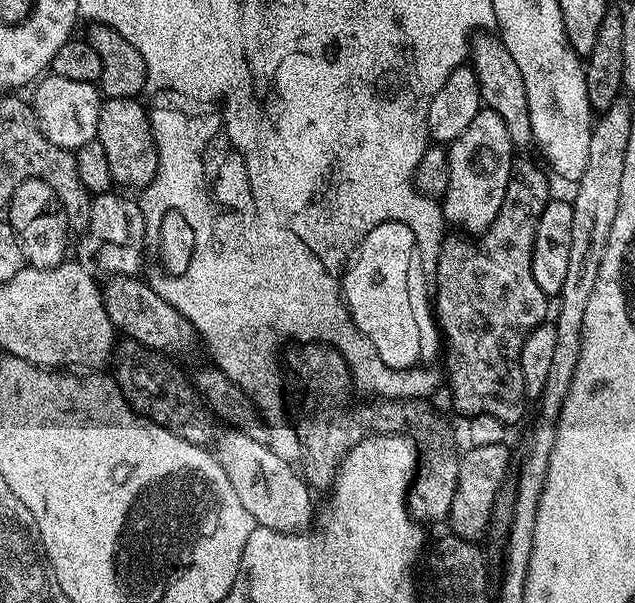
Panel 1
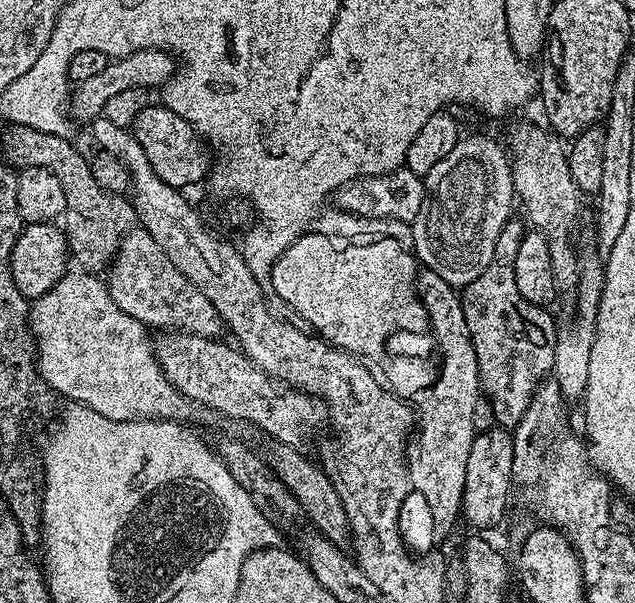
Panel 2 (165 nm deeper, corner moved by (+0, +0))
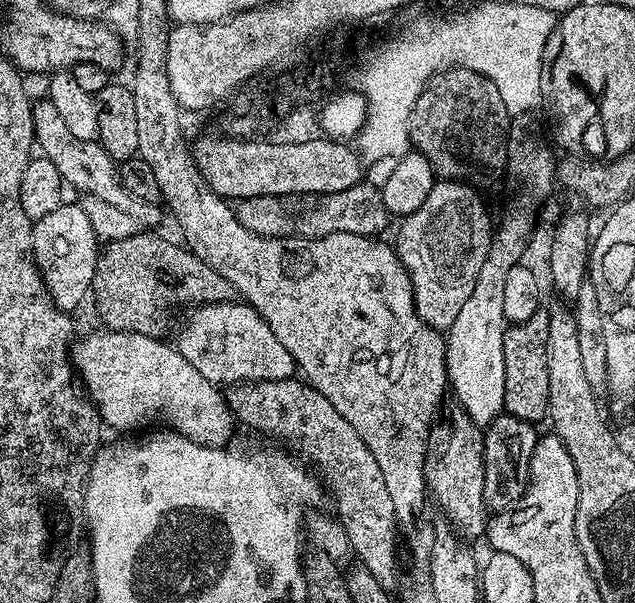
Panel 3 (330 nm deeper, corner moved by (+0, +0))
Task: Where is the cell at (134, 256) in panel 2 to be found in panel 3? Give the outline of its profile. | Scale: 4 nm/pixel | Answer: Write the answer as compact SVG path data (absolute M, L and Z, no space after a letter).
M246 302L202 304L191 309L192 317L174 340L182 358L190 362L203 378L217 386L237 382L287 380L297 371L290 350L278 342L274 330Z

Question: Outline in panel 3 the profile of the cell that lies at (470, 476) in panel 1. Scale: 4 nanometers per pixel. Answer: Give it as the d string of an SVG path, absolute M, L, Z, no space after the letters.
M507 414L494 418L484 429L484 481L482 494L486 498L489 513L499 514L509 511L520 503L524 487L528 484L530 458L538 439L533 425L527 420L519 420Z

